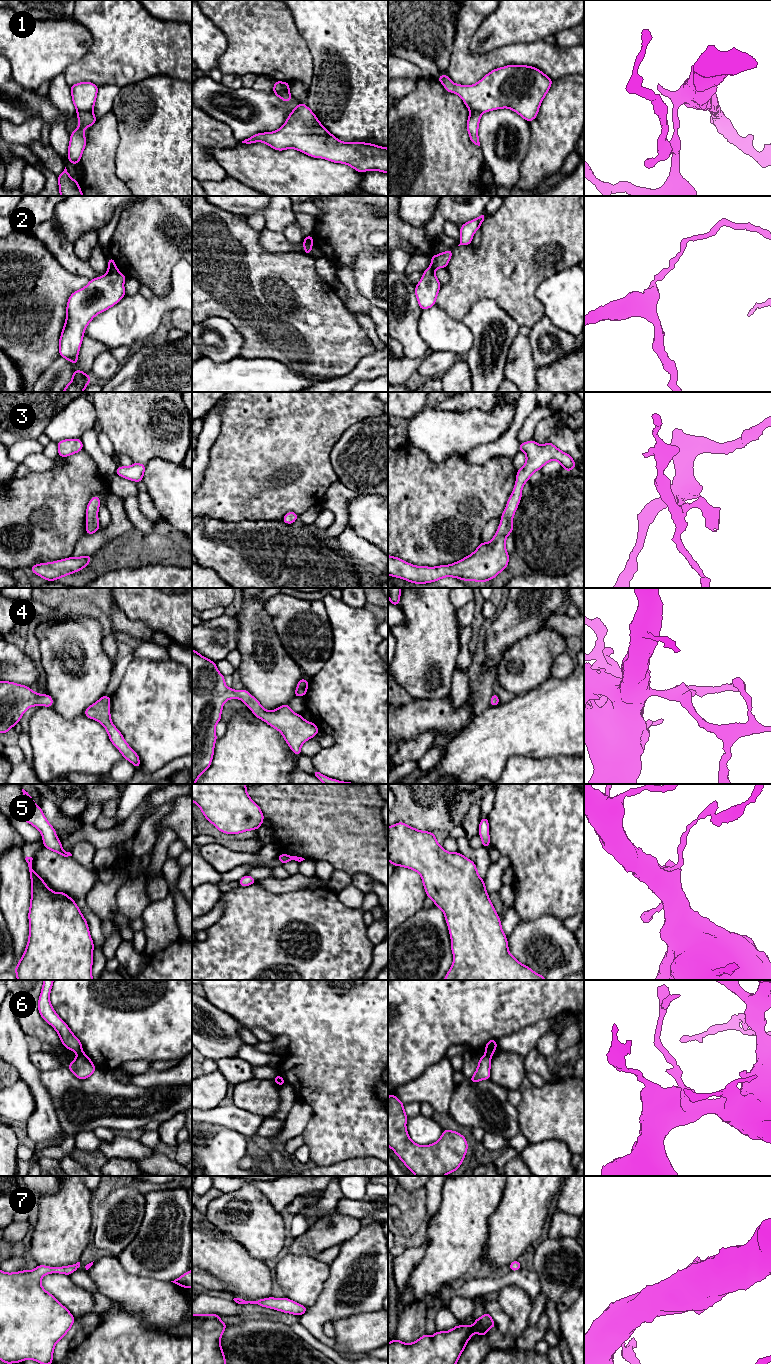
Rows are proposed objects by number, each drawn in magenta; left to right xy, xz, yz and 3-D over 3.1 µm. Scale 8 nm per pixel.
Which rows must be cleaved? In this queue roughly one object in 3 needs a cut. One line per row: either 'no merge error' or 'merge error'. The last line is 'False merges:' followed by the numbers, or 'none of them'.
1: merge error
2: merge error
3: no merge error
4: no merge error
5: no merge error
6: merge error
7: no merge error
False merges: 1, 2, 6

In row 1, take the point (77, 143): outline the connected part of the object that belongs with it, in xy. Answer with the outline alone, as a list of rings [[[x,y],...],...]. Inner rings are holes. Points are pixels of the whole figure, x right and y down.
[[[77,111],[76,114],[79,126],[70,134],[68,146],[68,161],[73,165],[79,163],[87,143],[84,129],[86,127],[92,127],[97,120],[93,112]]]

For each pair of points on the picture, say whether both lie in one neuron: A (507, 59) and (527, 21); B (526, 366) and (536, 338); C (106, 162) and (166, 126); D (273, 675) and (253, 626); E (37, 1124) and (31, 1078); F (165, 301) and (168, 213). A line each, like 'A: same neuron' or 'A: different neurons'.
A: different neurons
B: different neurons
C: different neurons
D: same neuron
E: same neuron
F: different neurons

